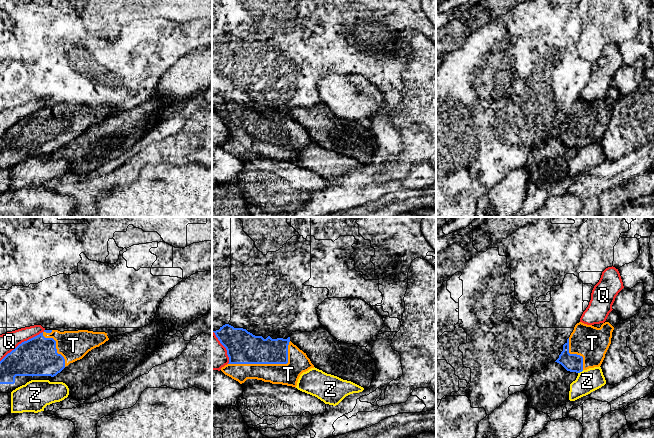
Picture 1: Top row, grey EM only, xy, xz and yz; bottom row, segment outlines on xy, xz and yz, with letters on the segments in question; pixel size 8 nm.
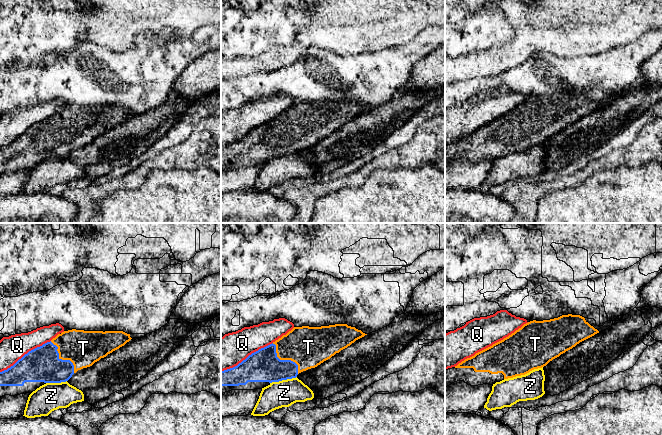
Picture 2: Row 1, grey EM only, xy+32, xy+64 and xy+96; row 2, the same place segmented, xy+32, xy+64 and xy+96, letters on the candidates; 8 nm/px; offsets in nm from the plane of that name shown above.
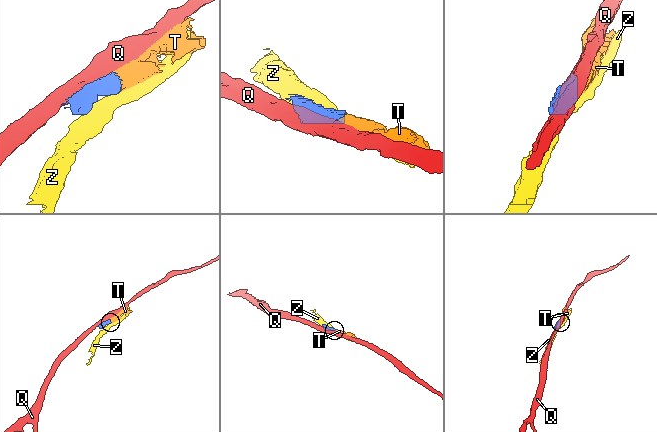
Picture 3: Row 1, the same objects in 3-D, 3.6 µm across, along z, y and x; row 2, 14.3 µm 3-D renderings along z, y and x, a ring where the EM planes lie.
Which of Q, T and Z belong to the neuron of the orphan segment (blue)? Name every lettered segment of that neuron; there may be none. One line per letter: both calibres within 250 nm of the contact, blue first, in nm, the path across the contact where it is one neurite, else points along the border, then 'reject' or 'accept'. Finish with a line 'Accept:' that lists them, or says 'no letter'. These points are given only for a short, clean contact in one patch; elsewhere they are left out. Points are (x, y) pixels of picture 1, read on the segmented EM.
Q: 320 nm thick on the blue side, 150 nm on the other; reject
T: 260 nm thick on the blue side, 180 nm on the other; accept
Z: 140 nm thick on the blue side, 190 nm on the other; reject
Accept: T

